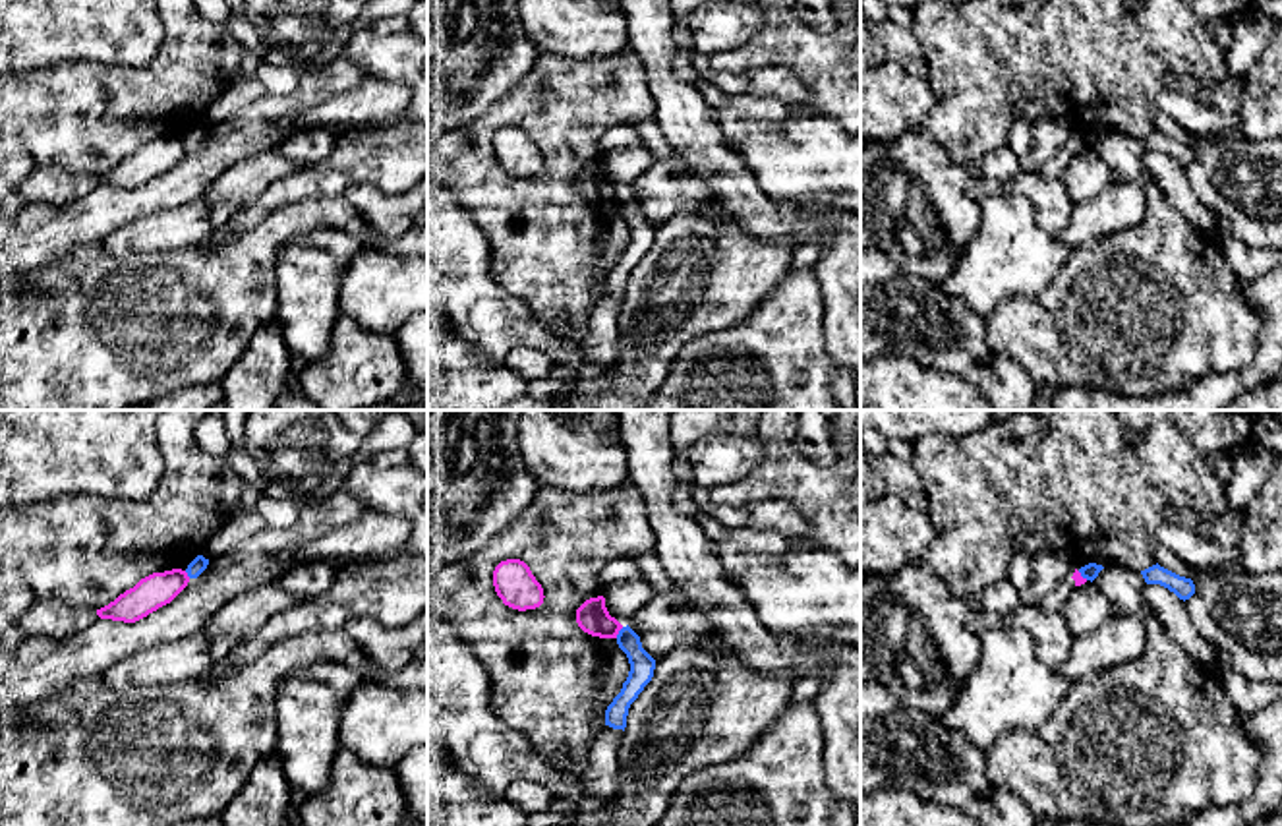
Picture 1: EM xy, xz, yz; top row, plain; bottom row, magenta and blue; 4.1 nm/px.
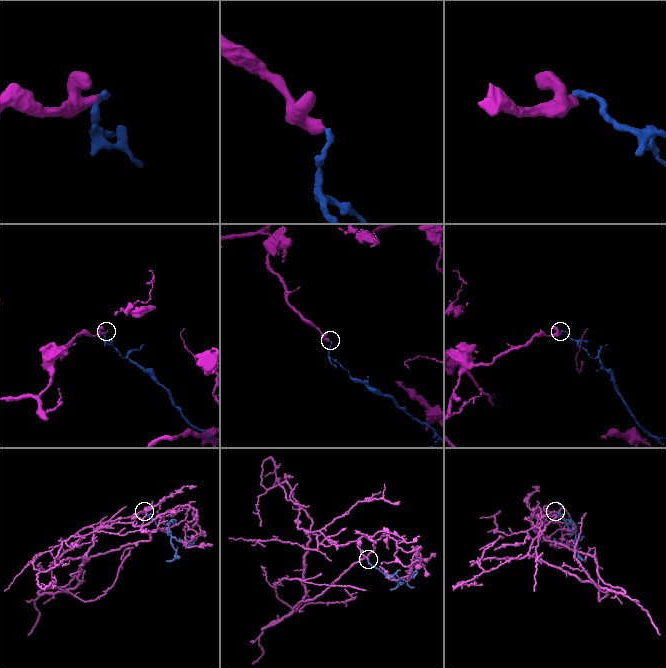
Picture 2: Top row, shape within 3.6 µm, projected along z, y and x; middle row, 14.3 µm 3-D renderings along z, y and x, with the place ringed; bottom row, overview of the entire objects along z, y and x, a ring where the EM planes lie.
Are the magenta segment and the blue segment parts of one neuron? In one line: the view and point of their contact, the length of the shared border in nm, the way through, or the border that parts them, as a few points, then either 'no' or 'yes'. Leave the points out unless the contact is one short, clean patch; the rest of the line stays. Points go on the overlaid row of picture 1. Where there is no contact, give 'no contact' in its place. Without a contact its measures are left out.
meets magenta in xz at (617, 633); contact 60 nm long; border along xz (623, 627), (615, 637); no

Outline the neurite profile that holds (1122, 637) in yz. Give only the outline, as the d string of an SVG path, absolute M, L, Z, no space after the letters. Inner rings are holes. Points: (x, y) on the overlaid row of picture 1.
M1139 607L1131 613L1112 613L1096 631L1075 638L1058 671L1077 683L1137 660L1147 650L1147 640L1147 615Z

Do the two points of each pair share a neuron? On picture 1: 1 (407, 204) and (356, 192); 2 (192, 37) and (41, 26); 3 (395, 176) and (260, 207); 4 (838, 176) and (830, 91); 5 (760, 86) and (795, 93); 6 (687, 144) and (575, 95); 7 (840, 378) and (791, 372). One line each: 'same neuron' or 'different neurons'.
1: same neuron
2: different neurons
3: same neuron
4: different neurons
5: same neuron
6: different neurons
7: different neurons

